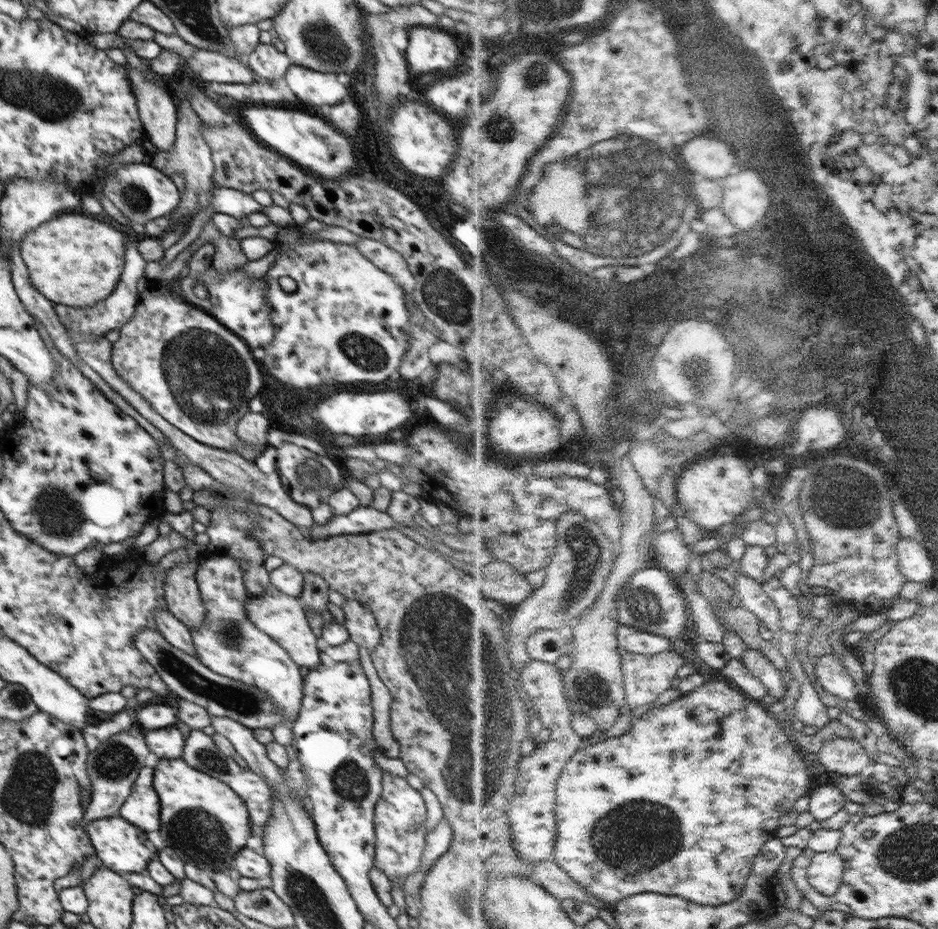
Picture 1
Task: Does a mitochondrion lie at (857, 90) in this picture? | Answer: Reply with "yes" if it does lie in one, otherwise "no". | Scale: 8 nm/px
no

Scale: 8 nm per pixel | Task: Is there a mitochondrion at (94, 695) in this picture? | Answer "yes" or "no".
no

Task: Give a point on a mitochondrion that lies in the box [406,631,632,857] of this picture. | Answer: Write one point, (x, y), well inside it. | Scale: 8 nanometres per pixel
(593, 688)

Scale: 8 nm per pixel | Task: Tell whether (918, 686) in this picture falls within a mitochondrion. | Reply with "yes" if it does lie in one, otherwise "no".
yes

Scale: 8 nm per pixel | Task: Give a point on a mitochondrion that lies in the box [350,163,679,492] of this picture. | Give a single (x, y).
(445, 294)

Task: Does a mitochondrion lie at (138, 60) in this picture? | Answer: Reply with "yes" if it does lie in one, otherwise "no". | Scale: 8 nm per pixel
no

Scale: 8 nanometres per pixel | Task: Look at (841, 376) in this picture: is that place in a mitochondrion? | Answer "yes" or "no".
no

